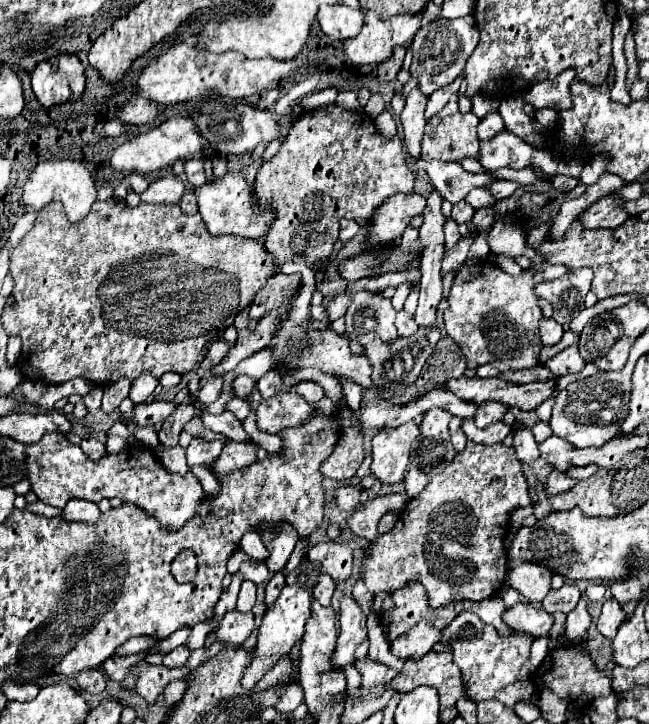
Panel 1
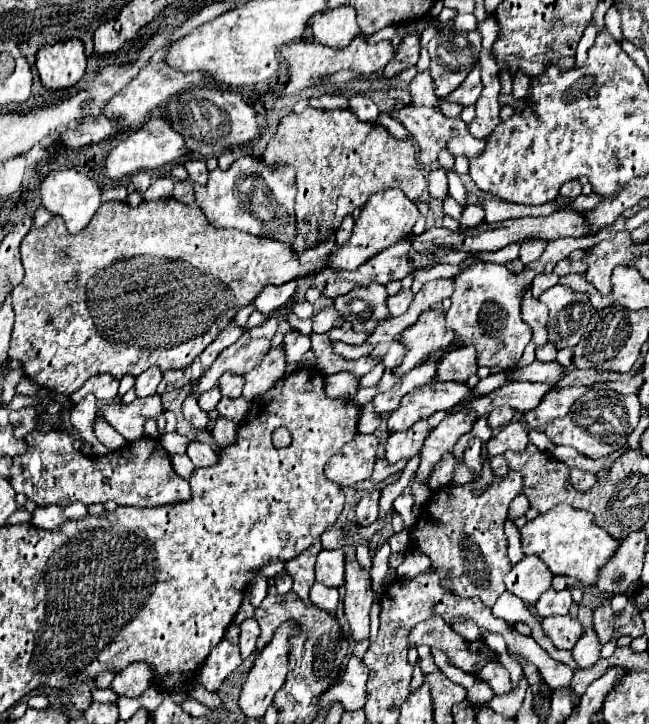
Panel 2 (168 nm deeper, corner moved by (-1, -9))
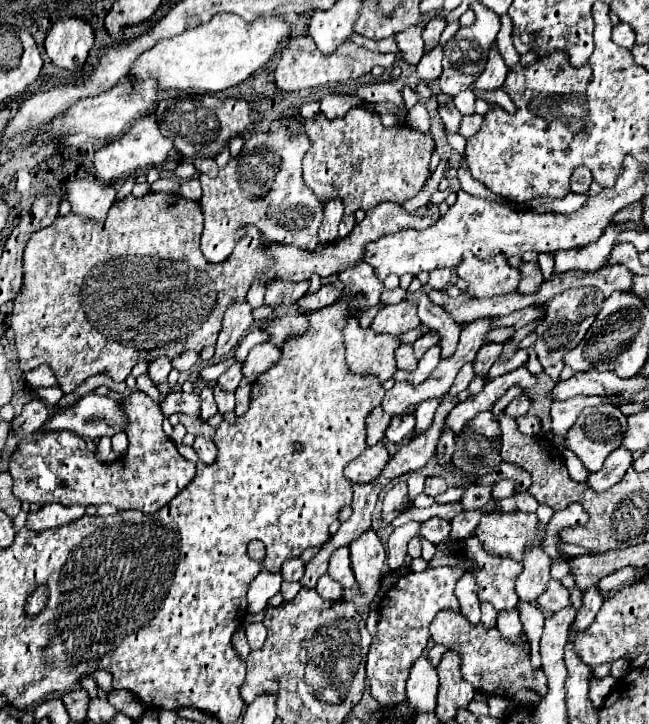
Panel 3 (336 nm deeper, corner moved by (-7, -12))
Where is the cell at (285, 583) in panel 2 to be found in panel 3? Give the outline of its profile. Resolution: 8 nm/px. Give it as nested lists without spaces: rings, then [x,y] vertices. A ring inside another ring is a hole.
[[[291,558],[291,560],[285,560],[283,562],[283,568],[281,568],[281,574],[283,574],[283,580],[289,580],[289,582],[299,582],[301,576],[305,572],[305,564],[301,558]]]

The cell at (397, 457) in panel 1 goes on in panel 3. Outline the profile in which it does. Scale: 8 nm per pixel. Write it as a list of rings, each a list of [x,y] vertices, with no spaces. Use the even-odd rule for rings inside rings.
[[[425,400],[423,404],[417,406],[417,412],[415,412],[415,418],[417,418],[415,434],[421,434],[421,432],[425,432],[425,430],[431,426],[433,414],[435,414],[439,402],[441,402],[441,400]]]

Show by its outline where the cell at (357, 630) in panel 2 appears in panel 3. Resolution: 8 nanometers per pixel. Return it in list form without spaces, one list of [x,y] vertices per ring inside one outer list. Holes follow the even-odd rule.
[[[375,530],[363,532],[357,540],[349,544],[351,548],[351,564],[361,588],[361,598],[371,602],[375,592],[379,590],[379,582],[383,576],[383,562],[385,562],[385,548]]]

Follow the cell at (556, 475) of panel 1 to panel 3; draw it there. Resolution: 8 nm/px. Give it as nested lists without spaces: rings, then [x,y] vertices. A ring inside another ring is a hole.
[[[623,446],[617,448],[615,452],[611,452],[611,456],[607,456],[603,468],[589,476],[589,486],[595,492],[603,492],[603,490],[611,488],[625,476],[625,472],[627,472],[627,468],[631,468],[631,464],[633,464],[631,452]]]

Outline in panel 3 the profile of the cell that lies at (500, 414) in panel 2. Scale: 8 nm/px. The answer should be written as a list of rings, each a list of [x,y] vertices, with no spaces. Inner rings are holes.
[[[521,394],[521,396],[517,396],[517,398],[505,408],[505,412],[507,412],[511,418],[517,418],[517,416],[527,414],[529,408],[531,408],[531,404],[533,404],[531,396],[529,396],[529,394]]]

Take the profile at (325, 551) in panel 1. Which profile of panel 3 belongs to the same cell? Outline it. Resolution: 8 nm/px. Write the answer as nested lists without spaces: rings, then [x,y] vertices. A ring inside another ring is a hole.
[[[337,548],[329,560],[327,574],[337,580],[343,588],[351,588],[355,584],[355,574],[351,572],[351,560],[349,560],[349,548]]]

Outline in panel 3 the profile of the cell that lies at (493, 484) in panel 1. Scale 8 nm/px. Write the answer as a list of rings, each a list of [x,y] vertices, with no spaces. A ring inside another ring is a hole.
[[[475,536],[463,540],[463,556],[477,562],[473,574],[481,584],[483,602],[493,604],[495,610],[509,610],[517,606],[519,596],[515,592],[515,580],[523,570],[521,562],[487,554]]]

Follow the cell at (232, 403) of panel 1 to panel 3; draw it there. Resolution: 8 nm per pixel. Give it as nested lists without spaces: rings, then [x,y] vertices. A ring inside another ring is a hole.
[[[215,384],[215,402],[219,406],[219,412],[221,414],[227,414],[227,412],[233,412],[235,408],[235,394],[233,392],[221,392],[221,388]]]

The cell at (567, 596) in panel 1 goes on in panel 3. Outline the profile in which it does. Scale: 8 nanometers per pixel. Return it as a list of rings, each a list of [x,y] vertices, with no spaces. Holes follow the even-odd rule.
[[[549,580],[545,592],[539,596],[537,600],[537,606],[543,610],[543,612],[557,612],[565,606],[569,606],[569,590],[557,582],[557,580]]]

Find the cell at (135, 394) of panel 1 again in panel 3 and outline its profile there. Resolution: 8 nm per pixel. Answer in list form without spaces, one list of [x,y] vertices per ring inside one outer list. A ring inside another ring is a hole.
[[[153,360],[151,364],[149,364],[149,376],[151,376],[151,380],[155,382],[155,384],[159,384],[159,382],[165,382],[167,380],[167,376],[169,376],[169,372],[171,372],[171,362],[169,360]]]

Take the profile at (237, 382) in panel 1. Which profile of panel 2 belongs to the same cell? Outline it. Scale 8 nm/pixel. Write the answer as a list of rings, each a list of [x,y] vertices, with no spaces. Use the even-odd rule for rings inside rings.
[[[223,375],[221,377],[221,383],[219,383],[219,389],[223,393],[223,397],[229,397],[229,399],[237,399],[241,397],[241,391],[243,391],[243,383],[245,379],[241,375]]]

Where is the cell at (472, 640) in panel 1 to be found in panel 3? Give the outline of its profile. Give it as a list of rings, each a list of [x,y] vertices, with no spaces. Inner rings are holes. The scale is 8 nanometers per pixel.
[[[465,570],[463,578],[459,578],[459,584],[455,586],[455,596],[461,604],[461,612],[463,616],[471,622],[477,624],[481,618],[481,610],[479,610],[479,584],[475,580],[475,576],[471,576],[471,570]]]

